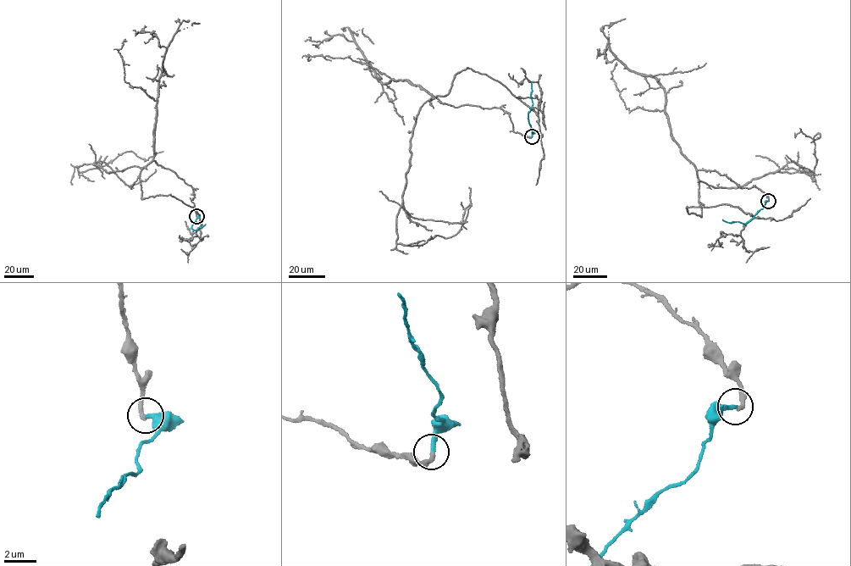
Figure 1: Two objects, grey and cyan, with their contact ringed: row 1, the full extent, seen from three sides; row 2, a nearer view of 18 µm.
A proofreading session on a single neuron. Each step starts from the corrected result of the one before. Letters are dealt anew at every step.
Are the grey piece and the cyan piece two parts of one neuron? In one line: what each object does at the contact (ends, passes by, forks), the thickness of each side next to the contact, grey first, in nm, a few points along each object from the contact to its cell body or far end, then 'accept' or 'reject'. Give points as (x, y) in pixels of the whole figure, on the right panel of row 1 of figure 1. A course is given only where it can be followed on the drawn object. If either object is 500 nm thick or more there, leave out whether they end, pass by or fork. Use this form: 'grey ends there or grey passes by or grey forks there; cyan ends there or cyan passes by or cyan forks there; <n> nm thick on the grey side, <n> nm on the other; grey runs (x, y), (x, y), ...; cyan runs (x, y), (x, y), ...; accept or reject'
grey ends there; cyan ends there; 280 nm thick on the grey side, 280 nm on the other; grey runs (768, 201), (756, 187), (696, 171), (699, 182), (734, 188), (776, 171), (810, 175), (820, 134), (794, 133); cyan runs (768, 201), (764, 208), (743, 224), (722, 219); accept

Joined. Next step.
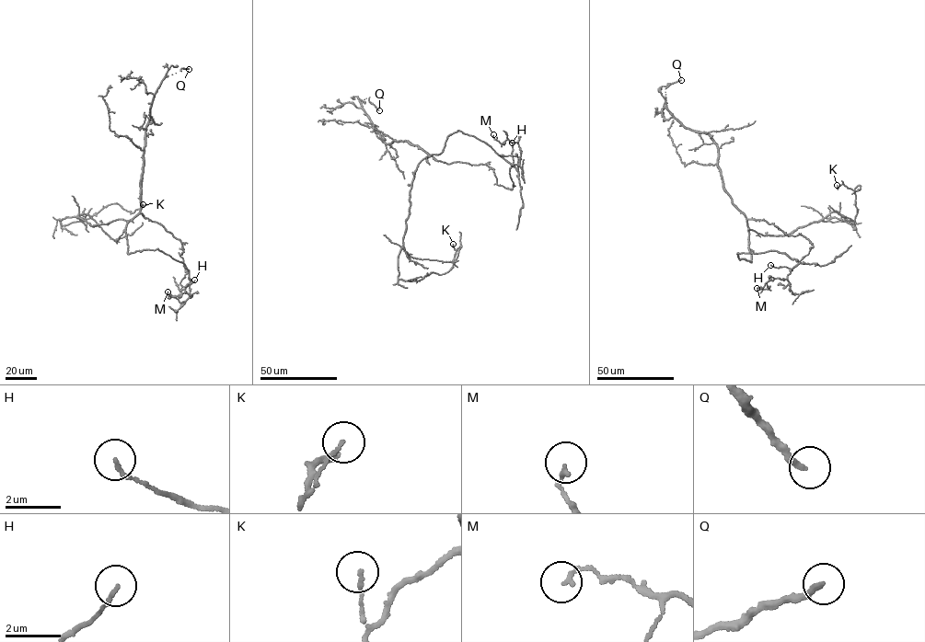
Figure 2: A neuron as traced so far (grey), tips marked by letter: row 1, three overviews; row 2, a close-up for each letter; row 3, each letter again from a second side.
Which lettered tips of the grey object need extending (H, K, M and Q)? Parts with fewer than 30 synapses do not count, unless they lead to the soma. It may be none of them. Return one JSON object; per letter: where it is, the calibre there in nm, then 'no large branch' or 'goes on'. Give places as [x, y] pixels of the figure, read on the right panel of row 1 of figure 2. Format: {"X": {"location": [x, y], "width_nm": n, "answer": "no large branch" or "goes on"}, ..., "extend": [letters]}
{"H": {"location": [770, 265], "width_nm": 130, "answer": "no large branch"}, "K": {"location": [837, 185], "width_nm": 100, "answer": "no large branch"}, "M": {"location": [757, 288], "width_nm": 150, "answer": "no large branch"}, "Q": {"location": [681, 80], "width_nm": 190, "answer": "goes on"}, "extend": ["Q"]}

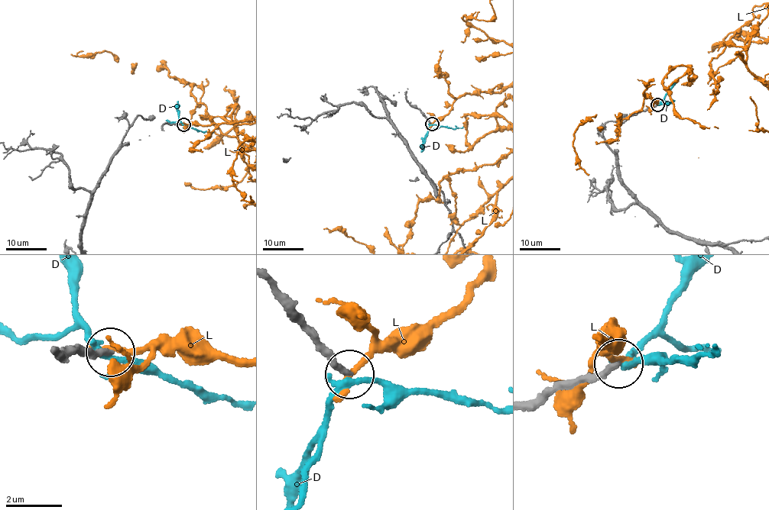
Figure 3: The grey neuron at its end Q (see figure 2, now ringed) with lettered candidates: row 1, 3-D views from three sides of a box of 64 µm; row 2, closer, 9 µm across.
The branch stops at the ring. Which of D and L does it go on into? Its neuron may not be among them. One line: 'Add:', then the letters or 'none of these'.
Add: none of these

